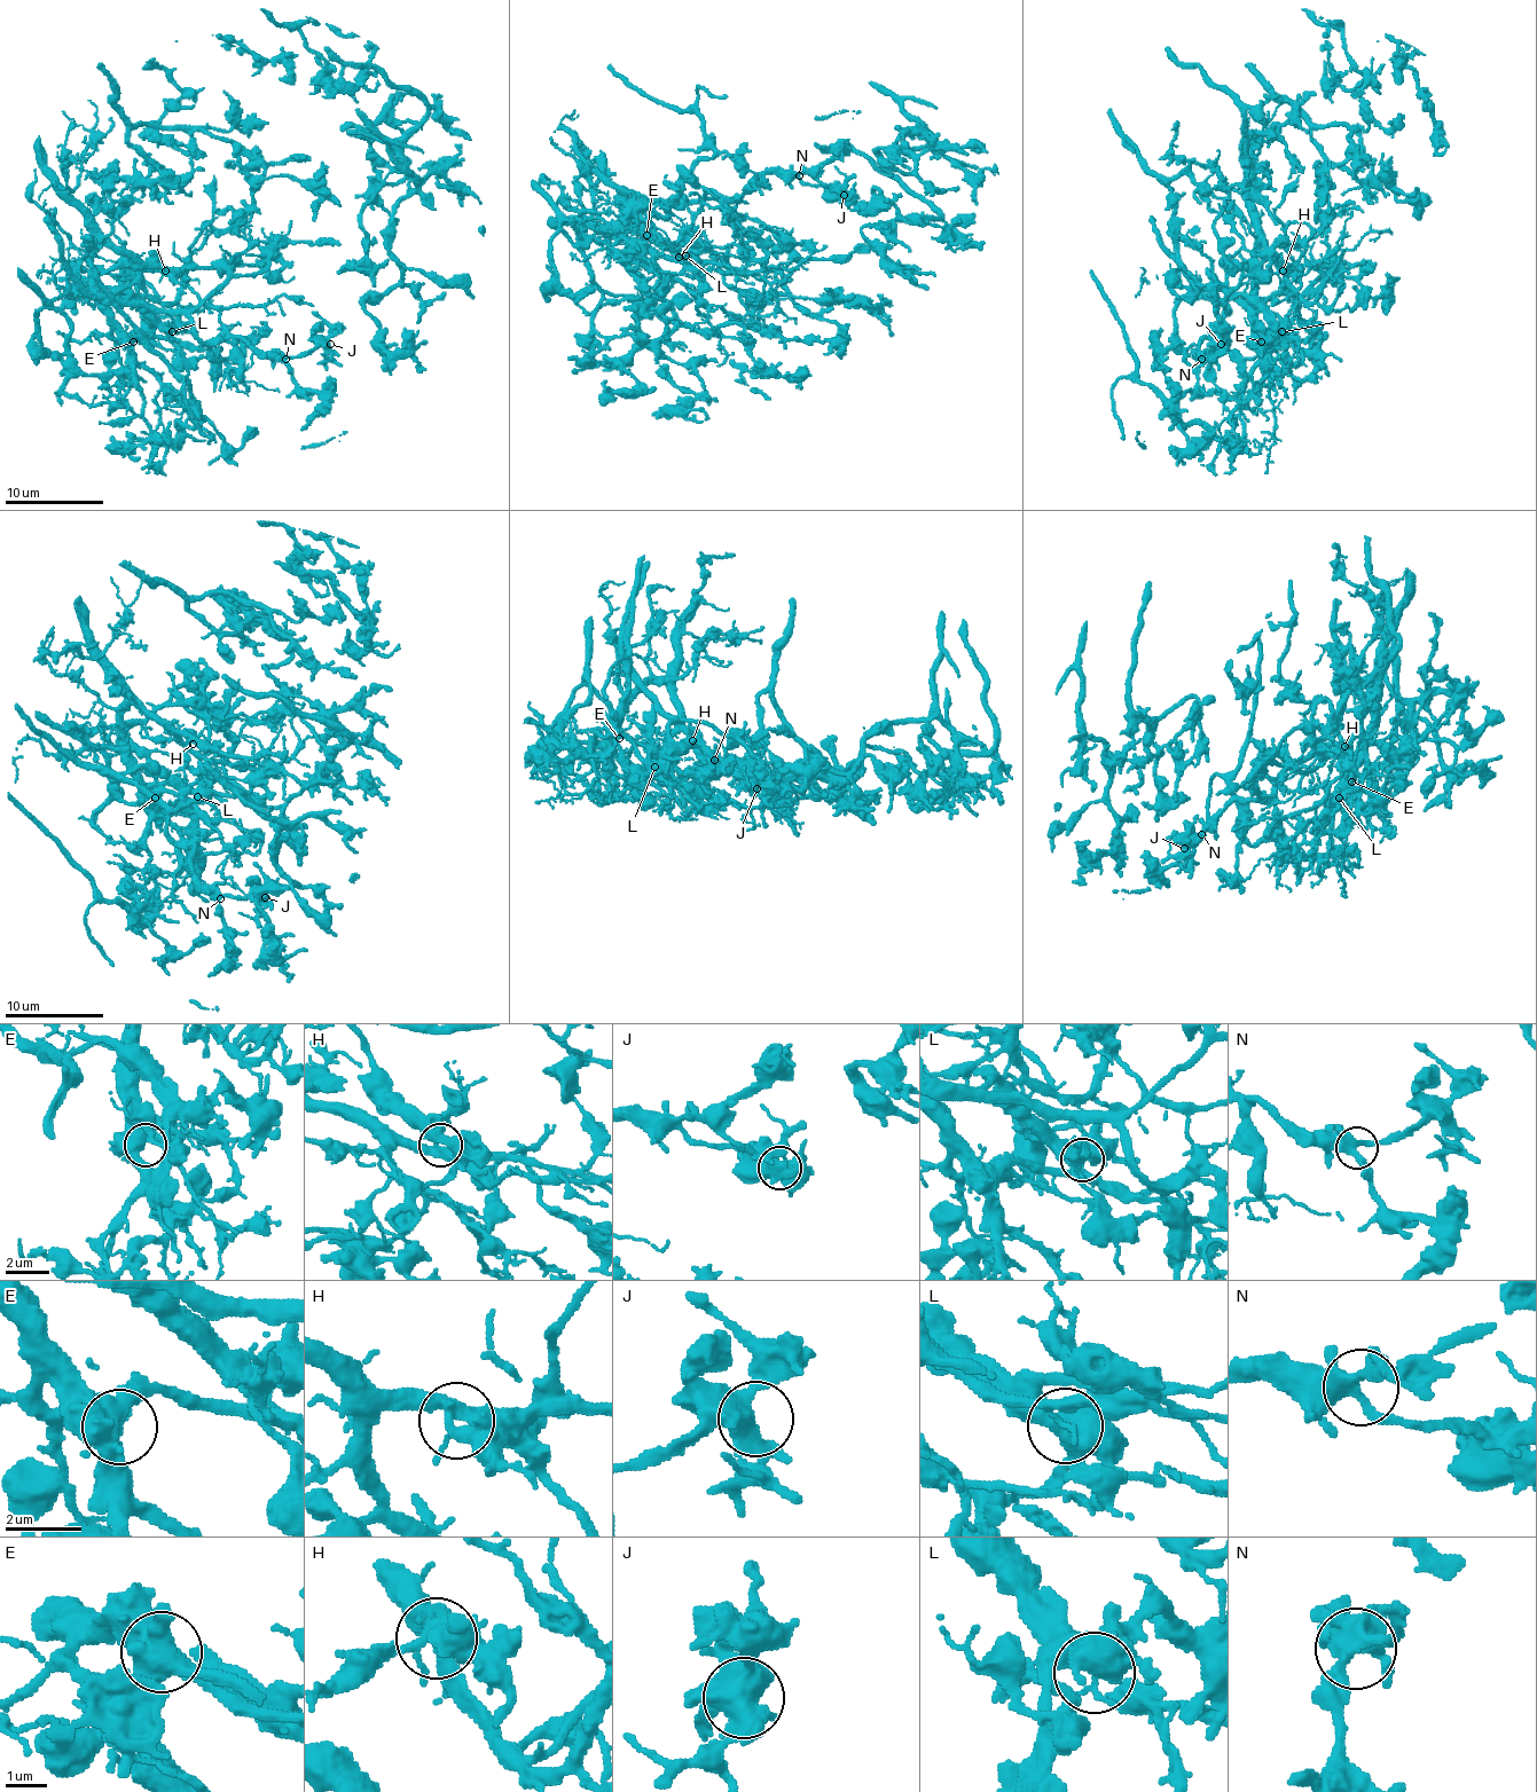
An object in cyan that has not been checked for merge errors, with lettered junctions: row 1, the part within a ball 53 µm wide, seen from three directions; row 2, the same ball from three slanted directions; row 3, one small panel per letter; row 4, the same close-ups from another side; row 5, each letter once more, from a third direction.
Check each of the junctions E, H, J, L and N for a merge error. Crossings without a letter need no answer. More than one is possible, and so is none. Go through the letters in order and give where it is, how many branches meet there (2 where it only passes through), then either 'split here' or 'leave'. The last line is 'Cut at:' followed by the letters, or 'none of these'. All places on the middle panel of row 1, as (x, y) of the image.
E: (647, 235) | 3 | leave
H: (679, 257) | 4 | leave
J: (844, 195) | 4 | leave
L: (685, 256) | 4 | split here
N: (799, 175) | 4 | leave
Cut at: L

